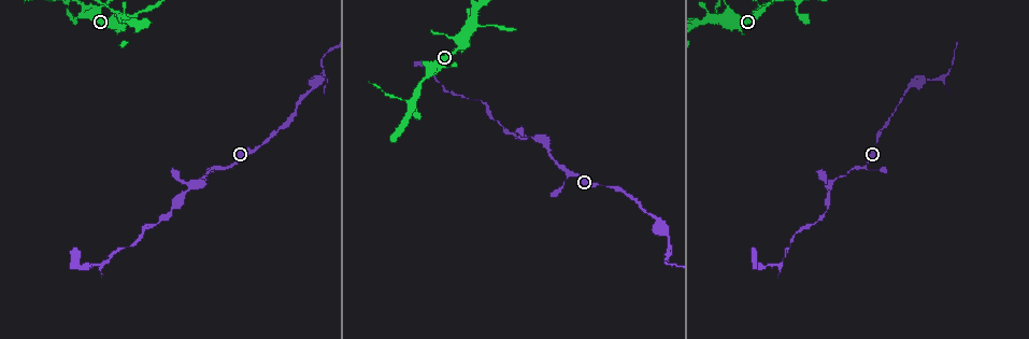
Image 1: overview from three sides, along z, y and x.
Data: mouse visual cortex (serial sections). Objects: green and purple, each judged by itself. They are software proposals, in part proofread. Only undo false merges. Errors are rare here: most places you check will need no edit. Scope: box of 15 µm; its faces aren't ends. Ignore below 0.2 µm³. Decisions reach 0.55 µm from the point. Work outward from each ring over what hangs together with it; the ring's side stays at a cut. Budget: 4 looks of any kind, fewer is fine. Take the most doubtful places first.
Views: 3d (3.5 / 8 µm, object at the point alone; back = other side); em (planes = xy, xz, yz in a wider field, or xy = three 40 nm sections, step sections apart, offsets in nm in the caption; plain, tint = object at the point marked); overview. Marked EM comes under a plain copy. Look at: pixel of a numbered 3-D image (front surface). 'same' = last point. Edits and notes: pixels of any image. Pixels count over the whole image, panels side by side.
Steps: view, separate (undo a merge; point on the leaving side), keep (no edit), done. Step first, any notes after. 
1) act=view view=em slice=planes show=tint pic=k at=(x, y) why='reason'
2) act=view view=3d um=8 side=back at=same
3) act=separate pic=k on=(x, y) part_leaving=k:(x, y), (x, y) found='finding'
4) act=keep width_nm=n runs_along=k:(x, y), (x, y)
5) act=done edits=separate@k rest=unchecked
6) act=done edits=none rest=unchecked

act=view view=3d um=3.5 pic=1 at=(186, 191) why='narrows sharply'

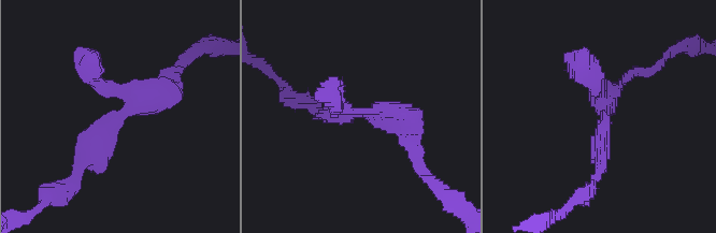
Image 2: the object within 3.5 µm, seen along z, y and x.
act=view view=em slice=xy step=5 show=tint pic=2 at=(601, 121) why='need the tissue'

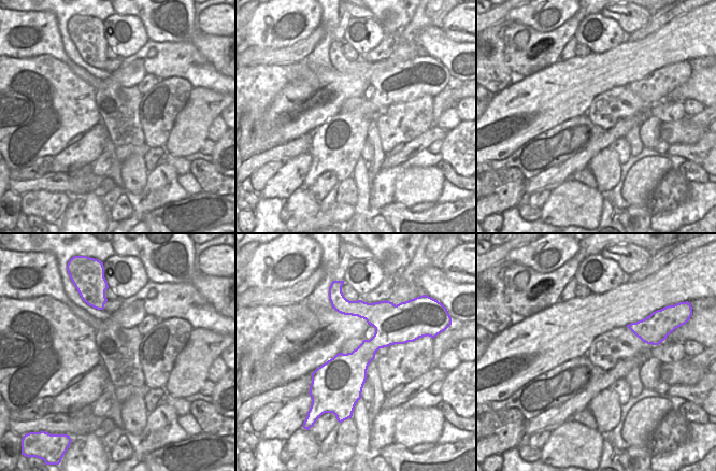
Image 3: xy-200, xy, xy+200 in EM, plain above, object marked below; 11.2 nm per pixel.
act=keep runs_along=2:(170, 86), (133, 105), (74, 178) found='one cell here'

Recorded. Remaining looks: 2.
act=view view=em slice=xy step=3 show=tint pic=1 at=(477, 27) why='three-way junction'

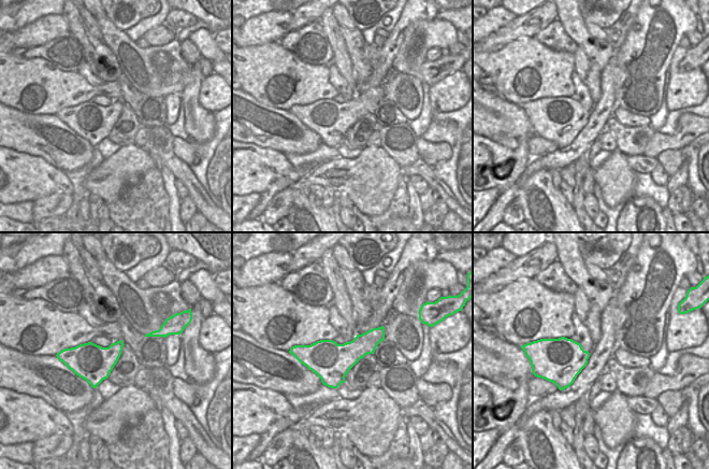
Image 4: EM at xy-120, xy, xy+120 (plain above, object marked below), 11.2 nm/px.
act=view view=3d um=3.5 at=same why='wider look'

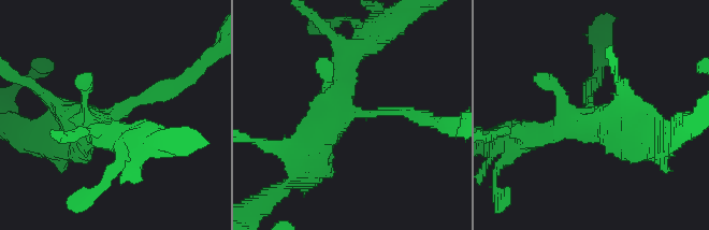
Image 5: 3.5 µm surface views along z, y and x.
act=keep width_nm=420 runs_along=5:(316, 158), (342, 111), (418, 116) found='all the same cell'

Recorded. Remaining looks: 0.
act=done edits=none rest=unchecked

